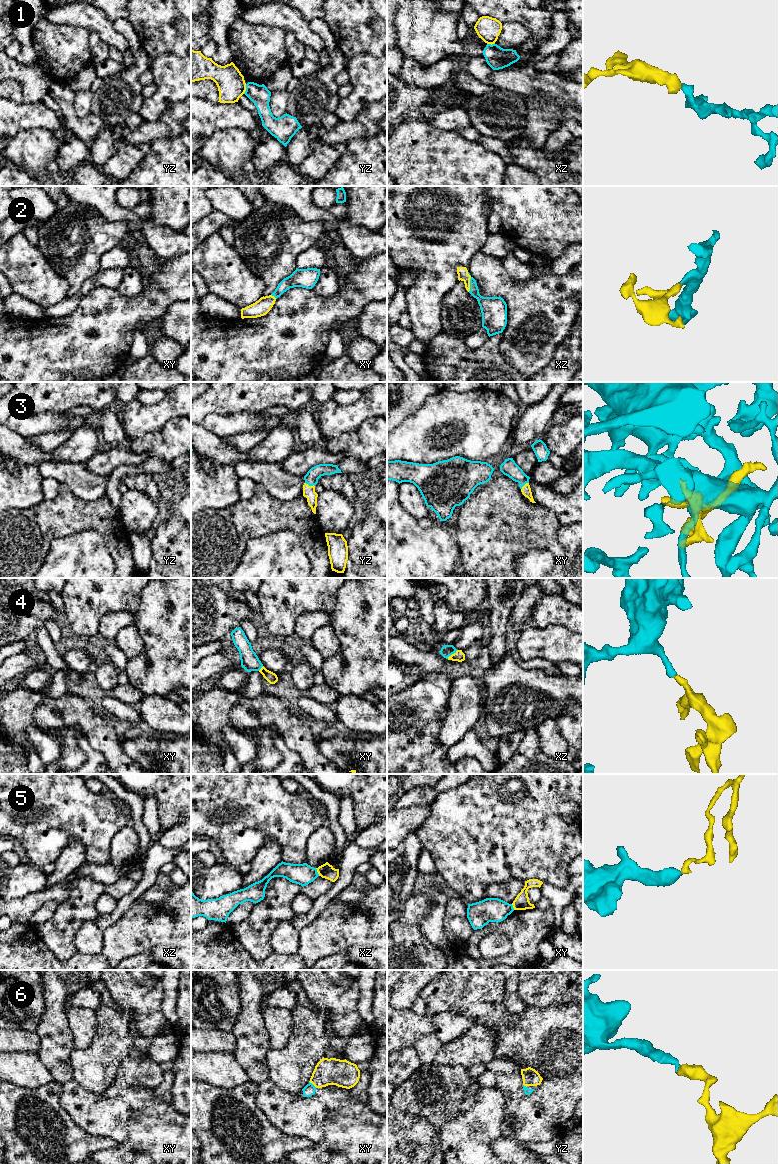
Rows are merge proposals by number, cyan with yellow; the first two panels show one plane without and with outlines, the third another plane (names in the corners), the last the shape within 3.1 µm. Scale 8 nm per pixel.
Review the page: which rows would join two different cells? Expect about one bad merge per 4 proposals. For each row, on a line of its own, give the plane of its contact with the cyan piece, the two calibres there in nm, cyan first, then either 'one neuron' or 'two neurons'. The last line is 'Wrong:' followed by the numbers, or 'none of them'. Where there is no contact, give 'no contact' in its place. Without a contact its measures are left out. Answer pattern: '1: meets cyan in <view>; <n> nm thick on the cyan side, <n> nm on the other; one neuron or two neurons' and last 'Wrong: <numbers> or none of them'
1: meets cyan in yz; 160 nm thick on the cyan side, 220 nm on the other; two neurons
2: meets cyan in xz; 160 nm thick on the cyan side, 90 nm on the other; one neuron
3: meets cyan in yz; 110 nm thick on the cyan side, 100 nm on the other; one neuron
4: meets cyan in xz; 100 nm thick on the cyan side, 90 nm on the other; one neuron
5: meets cyan in xz; 170 nm thick on the cyan side, 120 nm on the other; two neurons
6: meets cyan in xy; 90 nm thick on the cyan side, 220 nm on the other; one neuron
Wrong: 1, 5

